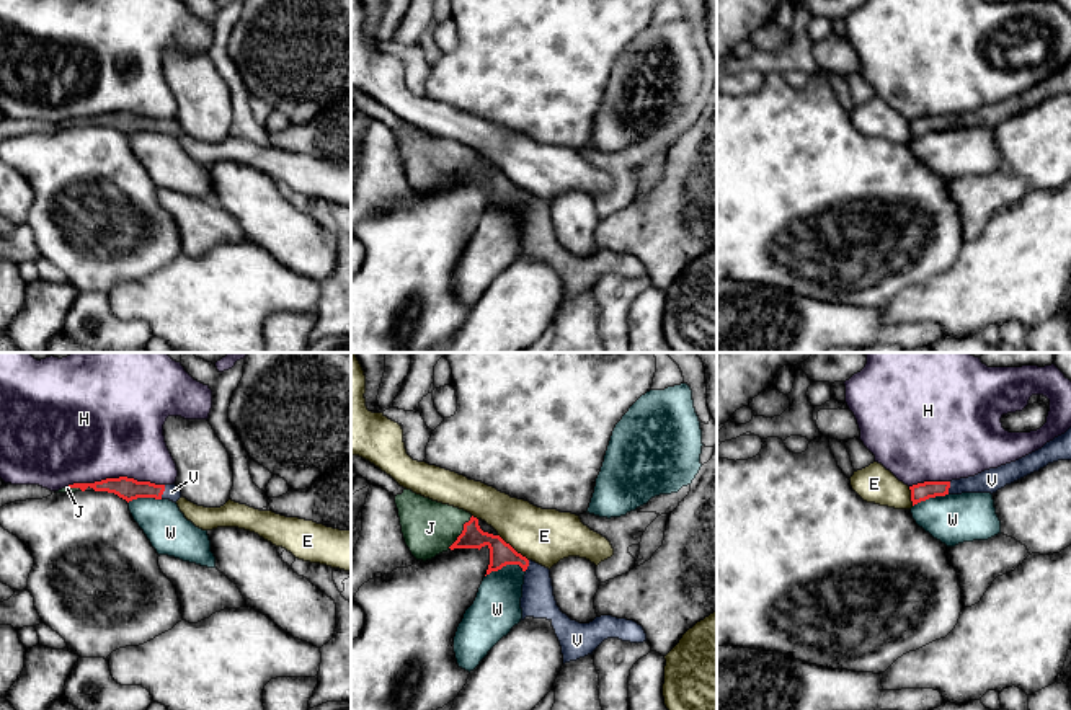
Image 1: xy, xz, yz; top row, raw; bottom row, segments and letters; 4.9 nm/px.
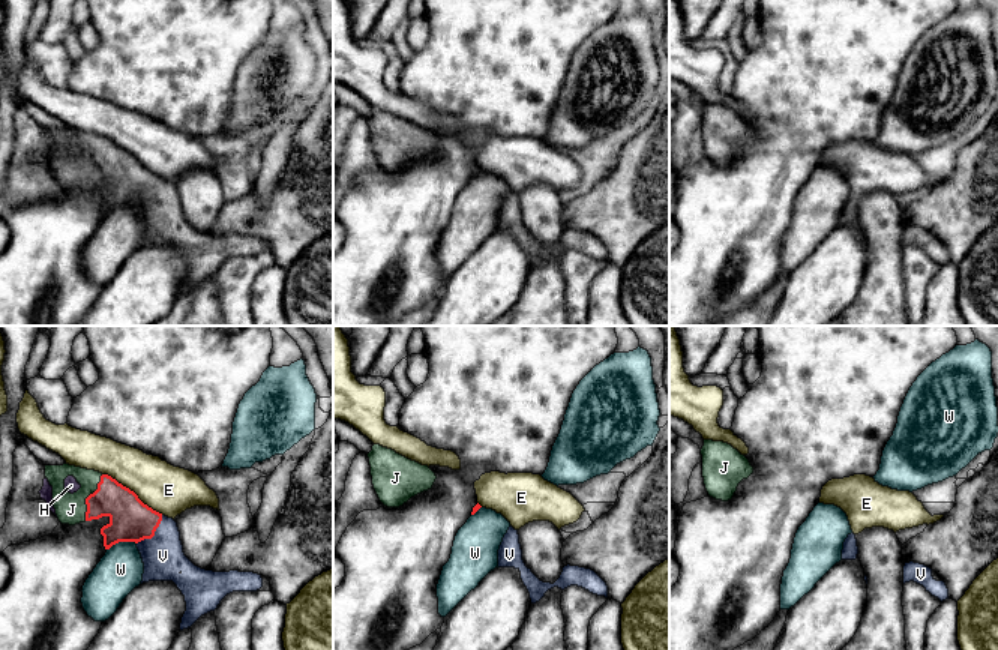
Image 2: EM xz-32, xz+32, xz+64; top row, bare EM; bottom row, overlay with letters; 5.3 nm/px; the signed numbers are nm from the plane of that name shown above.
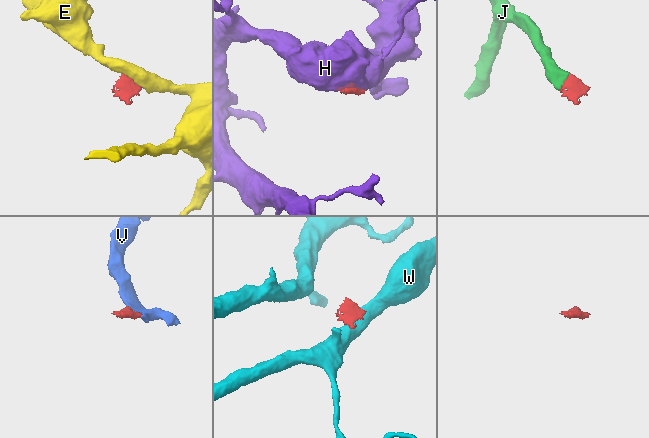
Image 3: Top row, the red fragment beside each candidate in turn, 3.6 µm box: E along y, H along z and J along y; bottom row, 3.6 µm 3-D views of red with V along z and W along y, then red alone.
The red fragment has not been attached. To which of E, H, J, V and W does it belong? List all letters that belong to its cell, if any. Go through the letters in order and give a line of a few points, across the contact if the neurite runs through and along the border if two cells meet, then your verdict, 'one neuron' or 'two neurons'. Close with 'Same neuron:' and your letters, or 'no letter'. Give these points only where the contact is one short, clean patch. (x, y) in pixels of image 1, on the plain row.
E: line xz (498, 168), (528, 195); two neurons
H: two neurons
J: line xz (502, 188), (487, 173), (462, 167), (454, 162), (430, 162); one neuron
V: line xy (128, 123), (164, 124), (172, 126); one neuron
W: line xz (524, 204), (518, 199), (503, 199), (485, 211); two neurons
Same neuron: J, V

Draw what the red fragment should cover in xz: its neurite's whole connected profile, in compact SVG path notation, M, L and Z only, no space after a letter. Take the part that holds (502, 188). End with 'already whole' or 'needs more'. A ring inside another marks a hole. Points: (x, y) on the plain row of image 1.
M411 124L395 131L402 168L416 194L431 194L449 183L490 183L487 209L506 199L519 199L524 209L521 243L522 253L547 253L552 256L562 281L563 299L576 295L607 273L630 277L647 276L642 260L612 250L596 251L589 258L571 255L560 245L553 230L550 204L518 188L500 170L483 166L470 147L433 135Z | needs more

